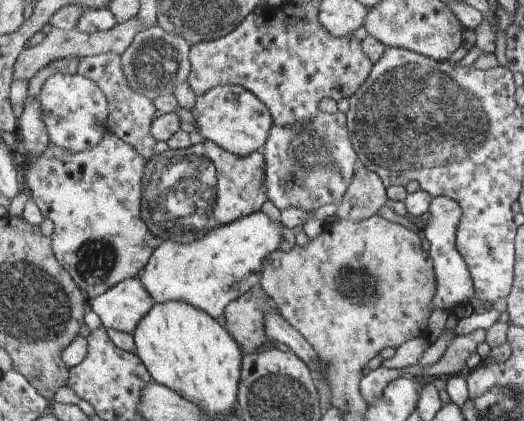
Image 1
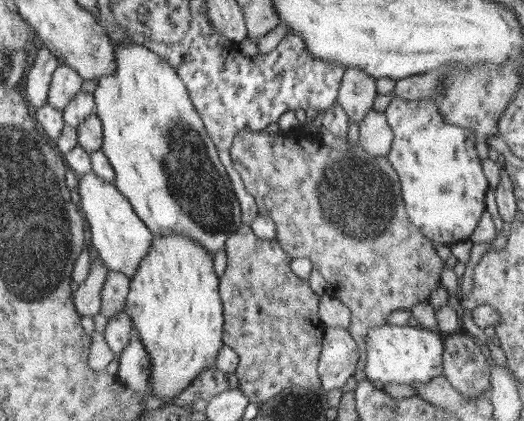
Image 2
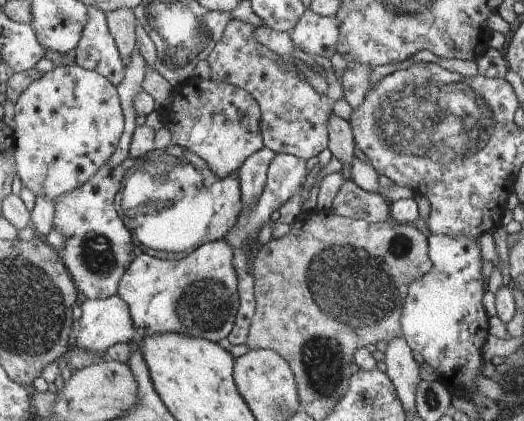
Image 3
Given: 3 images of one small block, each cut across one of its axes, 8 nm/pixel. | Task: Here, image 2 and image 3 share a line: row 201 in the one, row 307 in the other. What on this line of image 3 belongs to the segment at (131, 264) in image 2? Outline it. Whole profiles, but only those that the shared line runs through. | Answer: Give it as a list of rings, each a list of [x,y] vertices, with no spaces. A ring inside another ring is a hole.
[[[112,295],[105,299],[83,299],[80,304],[82,316],[79,319],[76,344],[90,352],[106,353],[116,343],[131,343],[137,339],[137,329],[131,314],[131,306],[122,296]]]

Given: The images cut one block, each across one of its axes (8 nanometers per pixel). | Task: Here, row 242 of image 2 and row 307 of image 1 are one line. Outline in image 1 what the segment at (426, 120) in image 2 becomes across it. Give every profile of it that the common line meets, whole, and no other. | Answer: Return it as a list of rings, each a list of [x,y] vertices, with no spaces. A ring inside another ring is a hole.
[[[445,196],[434,197],[429,206],[429,216],[424,226],[424,236],[430,242],[429,255],[432,257],[435,275],[438,277],[438,290],[436,291],[433,305],[446,310],[448,314],[454,313],[455,308],[462,302],[476,300],[475,284],[471,279],[470,268],[459,252],[456,242],[459,220],[461,219],[460,205]]]

